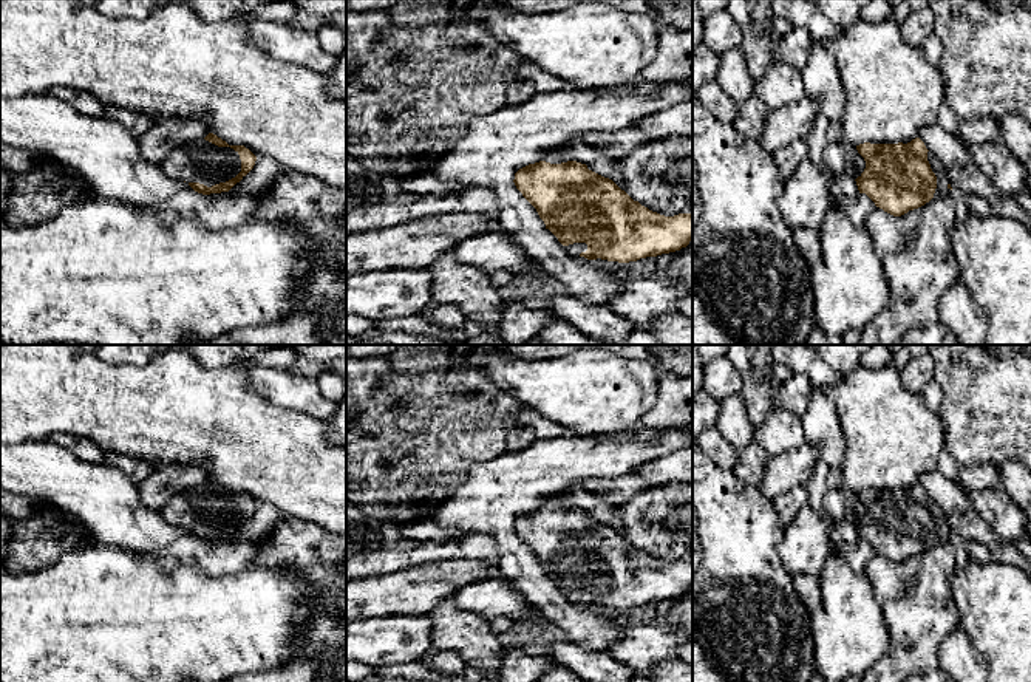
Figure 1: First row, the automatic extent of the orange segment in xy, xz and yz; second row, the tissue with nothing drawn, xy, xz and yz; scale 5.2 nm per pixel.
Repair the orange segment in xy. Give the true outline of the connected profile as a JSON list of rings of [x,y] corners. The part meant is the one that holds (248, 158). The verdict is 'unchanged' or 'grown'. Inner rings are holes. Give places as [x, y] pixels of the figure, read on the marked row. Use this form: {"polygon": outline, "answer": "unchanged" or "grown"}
{"polygon": [[[213,133],[173,147],[159,164],[172,179],[185,181],[202,195],[229,192],[255,165],[257,156],[244,145],[229,145]]], "answer": "grown"}

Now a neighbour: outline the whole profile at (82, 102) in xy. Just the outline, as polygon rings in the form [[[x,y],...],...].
[[[53,87],[48,94],[62,102],[68,102],[80,114],[104,118],[105,107],[96,97],[83,91],[76,91],[66,87]]]

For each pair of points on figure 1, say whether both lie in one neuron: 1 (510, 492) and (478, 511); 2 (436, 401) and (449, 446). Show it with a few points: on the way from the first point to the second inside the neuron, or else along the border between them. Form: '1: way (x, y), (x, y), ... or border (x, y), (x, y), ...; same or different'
1: way (503, 492), (496, 492), (486, 503); same
2: way (436, 412), (438, 435); same

